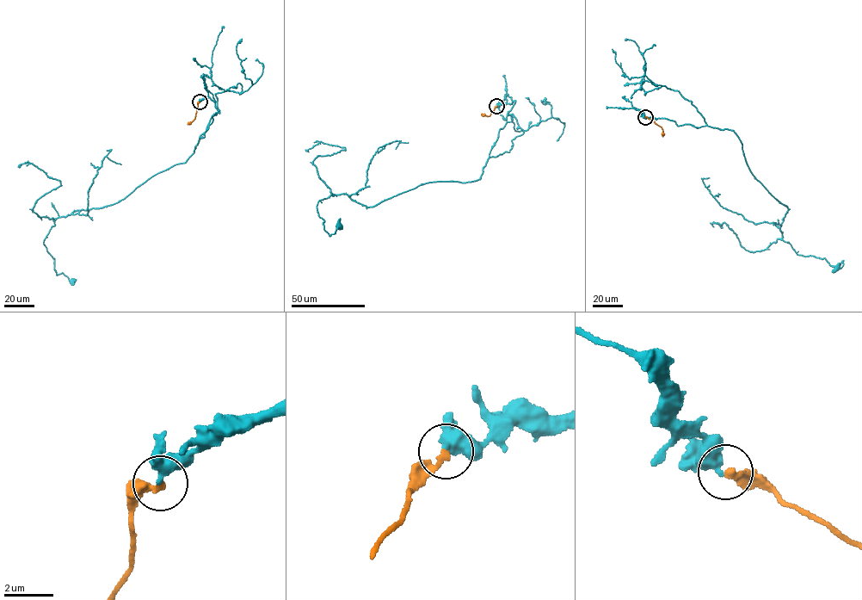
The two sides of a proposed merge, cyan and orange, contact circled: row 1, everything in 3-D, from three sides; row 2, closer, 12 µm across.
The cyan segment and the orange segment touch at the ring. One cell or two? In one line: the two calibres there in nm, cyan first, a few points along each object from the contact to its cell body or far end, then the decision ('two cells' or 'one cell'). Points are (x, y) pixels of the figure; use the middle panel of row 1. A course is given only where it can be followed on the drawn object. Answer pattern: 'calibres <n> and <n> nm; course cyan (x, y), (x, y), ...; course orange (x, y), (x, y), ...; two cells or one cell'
calibres 360 and 260 nm; course cyan (496, 105), (514, 102), (481, 178), (421, 184), (372, 207), (331, 193), (317, 212), (329, 235), (339, 226); course orange (496, 106), (489, 115), (481, 114); one cell

